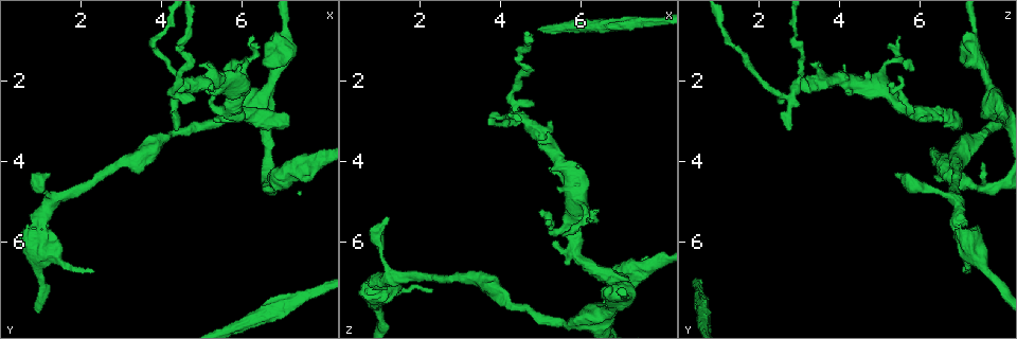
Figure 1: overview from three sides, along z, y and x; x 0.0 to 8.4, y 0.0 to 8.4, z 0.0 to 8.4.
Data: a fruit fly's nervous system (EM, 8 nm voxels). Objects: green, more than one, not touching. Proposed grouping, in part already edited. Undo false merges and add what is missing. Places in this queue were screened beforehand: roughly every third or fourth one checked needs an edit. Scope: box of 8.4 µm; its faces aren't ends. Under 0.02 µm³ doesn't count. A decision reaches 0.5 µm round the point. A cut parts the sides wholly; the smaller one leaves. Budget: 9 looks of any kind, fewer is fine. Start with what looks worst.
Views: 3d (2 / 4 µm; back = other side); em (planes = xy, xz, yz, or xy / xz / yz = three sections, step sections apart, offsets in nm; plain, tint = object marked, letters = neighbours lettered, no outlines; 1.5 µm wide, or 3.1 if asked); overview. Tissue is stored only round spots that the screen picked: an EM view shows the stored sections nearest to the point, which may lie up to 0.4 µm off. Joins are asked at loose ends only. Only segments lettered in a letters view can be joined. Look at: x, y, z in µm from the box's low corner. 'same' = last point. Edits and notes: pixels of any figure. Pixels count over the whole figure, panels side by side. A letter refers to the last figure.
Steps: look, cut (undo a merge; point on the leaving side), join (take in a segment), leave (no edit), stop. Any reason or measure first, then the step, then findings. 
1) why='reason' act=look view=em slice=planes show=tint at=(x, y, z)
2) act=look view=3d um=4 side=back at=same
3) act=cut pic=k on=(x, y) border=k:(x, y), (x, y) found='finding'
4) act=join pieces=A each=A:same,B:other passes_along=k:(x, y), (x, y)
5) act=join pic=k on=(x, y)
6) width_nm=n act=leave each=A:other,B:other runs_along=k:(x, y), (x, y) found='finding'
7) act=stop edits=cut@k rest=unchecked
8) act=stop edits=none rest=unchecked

why='free end' act=look view=3d um=2 at=(7.15, 2.95, 7.00)

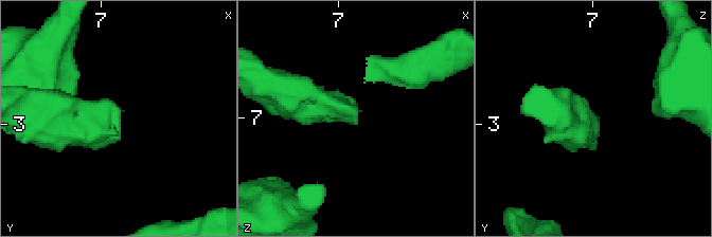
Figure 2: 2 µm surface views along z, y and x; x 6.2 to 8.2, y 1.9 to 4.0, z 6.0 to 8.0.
why='need the tissue' act=look view=em slice=planes show=letters at=(7.18, 2.88, 7.00)

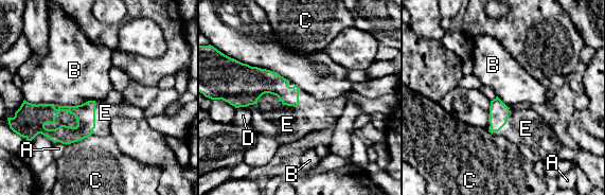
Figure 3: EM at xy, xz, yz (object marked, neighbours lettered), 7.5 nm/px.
act=join pieces=E each=A:other,B:other,C:other,D:other,E:same found='it goes on there'

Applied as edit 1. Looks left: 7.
act=look view=overview

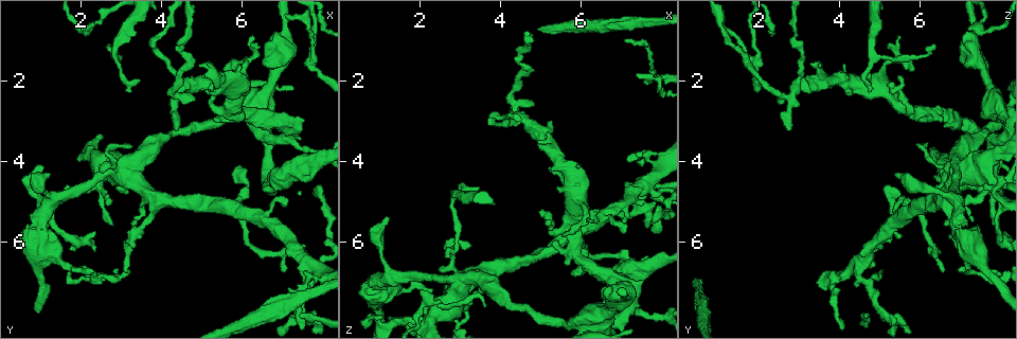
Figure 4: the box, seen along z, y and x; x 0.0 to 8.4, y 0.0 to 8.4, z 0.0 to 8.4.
why='an open end' act=look view=em slice=planes show=letters at=(7.05, 5.05, 5.75)

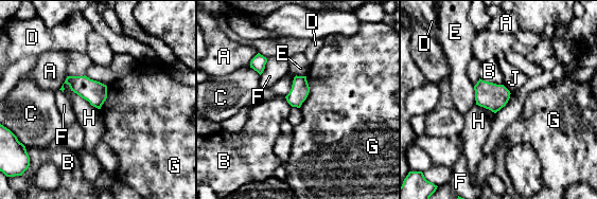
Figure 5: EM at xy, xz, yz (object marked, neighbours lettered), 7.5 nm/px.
longest_contact=H:340nm act=leave each=A:other,B:other,C:other,D:other,E:other,F:other,G:other,H:other,J:other border=5:(306, 76), (309, 92), (299, 107) found='no lettered segment goes on from it'

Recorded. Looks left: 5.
why='thick turns thin' act=look view=3d um=4 at=(7.60, 6.50, 4.65)

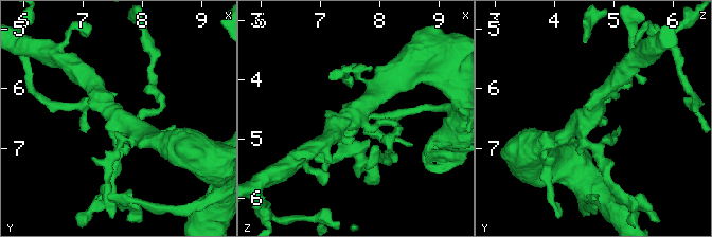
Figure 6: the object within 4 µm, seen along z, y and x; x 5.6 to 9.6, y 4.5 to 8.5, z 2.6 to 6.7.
why='now the EM' act=look view=em slice=xy step=4 show=tint at=(7.70, 6.50, 4.65)

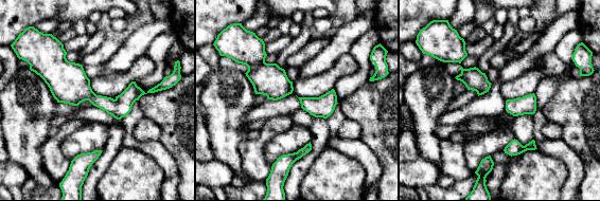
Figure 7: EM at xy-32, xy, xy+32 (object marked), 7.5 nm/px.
why='cut it another way' act=look view=em slice=planes show=letters at=same

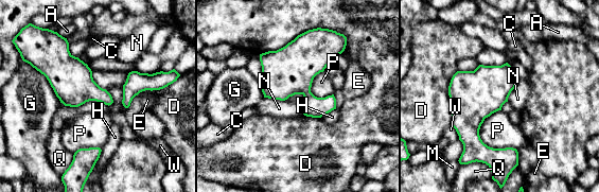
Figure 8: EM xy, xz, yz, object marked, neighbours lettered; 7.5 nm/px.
longest_contact=D:700nm act=leave each=A:other,C:other,D:other,E:other,G:other,H:other,M:other,N:other,P:other,Q:other,W:other border=8:(486, 117), (479, 138), (516, 150) found='one neuron here'

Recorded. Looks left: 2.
why='side arm on a straight run' act=look view=em slice=planes show=letters at=(4.60, 2.10, 2.90)

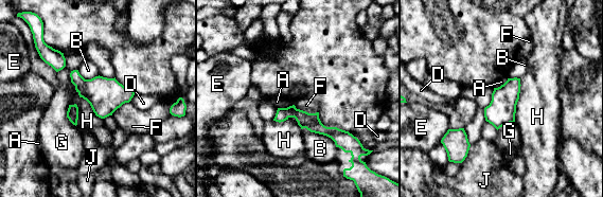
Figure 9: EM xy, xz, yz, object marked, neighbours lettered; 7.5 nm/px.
width_nm=220 act=leave each=A:other,B:other,D:other,E:other,F:other,G:other,H:other,J:other runs_along=9:(278, 115), (347, 135) found='one neuron here'

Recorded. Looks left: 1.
act=stop edits=join@3 rest=unchecked

